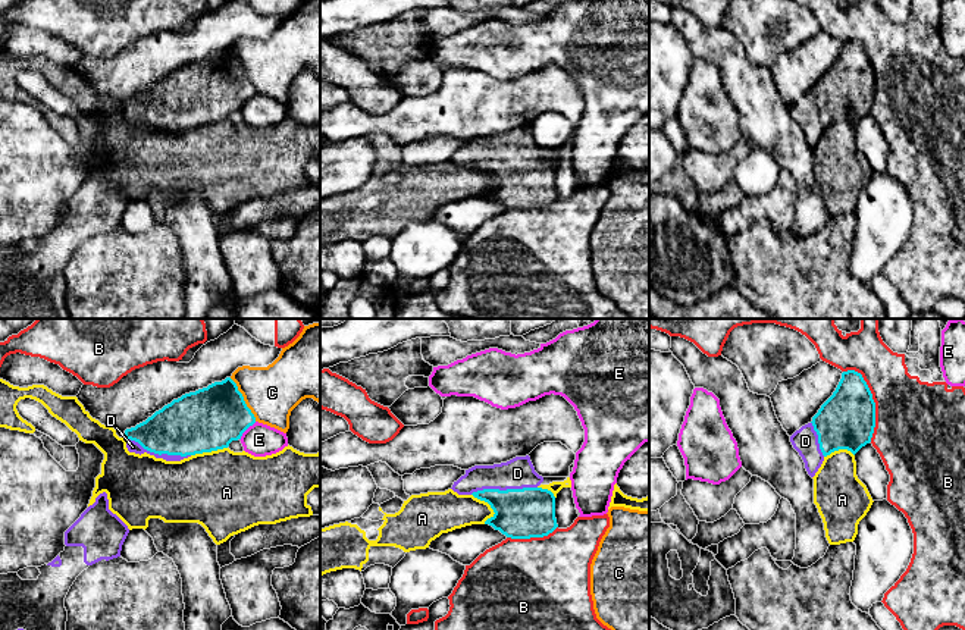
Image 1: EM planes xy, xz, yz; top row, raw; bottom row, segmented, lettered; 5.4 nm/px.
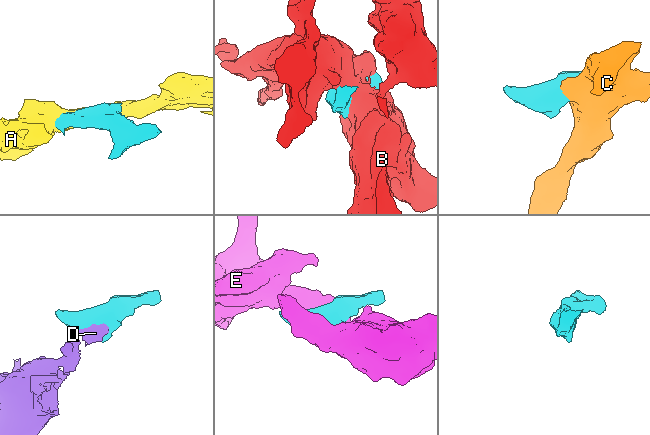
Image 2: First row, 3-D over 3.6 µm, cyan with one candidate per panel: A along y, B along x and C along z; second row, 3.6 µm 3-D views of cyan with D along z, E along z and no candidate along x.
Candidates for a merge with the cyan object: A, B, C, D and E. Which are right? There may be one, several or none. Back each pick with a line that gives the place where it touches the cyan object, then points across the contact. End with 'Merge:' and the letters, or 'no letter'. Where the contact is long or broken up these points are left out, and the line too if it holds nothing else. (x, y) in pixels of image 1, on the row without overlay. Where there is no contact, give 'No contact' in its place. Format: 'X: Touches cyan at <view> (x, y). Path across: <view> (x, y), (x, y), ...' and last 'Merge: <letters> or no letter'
D: Touches cyan at xz (503, 162)
Merge: D

